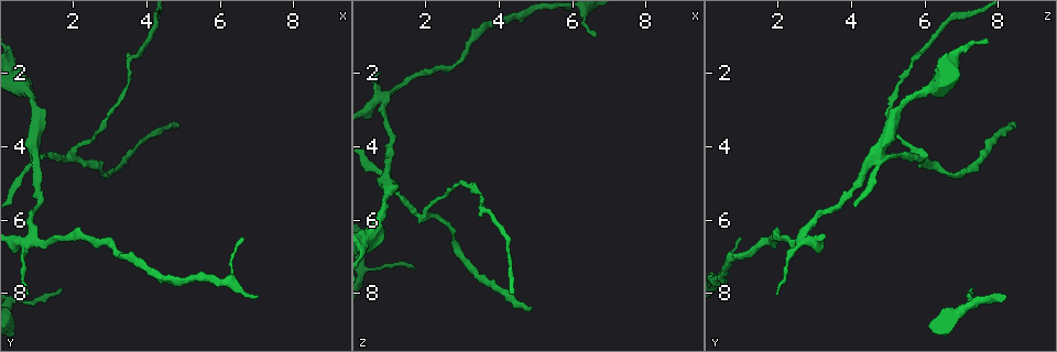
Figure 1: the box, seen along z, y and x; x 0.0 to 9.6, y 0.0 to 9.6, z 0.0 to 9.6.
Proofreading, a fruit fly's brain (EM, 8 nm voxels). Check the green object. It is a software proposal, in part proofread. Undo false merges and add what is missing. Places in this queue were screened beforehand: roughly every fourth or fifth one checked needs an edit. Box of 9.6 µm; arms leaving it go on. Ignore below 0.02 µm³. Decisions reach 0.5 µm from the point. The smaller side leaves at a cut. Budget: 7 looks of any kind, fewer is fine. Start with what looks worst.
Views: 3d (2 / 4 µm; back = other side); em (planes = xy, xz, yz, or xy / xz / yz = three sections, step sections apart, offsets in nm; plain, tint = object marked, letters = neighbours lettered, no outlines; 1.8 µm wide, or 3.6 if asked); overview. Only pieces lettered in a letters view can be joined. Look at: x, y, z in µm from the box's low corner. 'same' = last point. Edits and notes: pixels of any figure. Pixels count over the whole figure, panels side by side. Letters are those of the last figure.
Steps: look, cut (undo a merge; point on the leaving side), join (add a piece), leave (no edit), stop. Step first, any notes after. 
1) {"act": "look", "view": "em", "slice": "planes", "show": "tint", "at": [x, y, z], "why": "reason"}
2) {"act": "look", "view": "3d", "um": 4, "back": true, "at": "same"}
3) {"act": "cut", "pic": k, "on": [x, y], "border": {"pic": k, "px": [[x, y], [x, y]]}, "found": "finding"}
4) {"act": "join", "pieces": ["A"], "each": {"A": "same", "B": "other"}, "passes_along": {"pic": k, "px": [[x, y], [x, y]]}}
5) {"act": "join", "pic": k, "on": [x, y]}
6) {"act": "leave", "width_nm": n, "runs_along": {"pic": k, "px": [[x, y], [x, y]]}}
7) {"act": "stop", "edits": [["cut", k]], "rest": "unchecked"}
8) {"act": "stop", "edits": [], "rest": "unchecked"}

{"act": "look", "view": "3d", "um": 2, "back": true, "at": [0.95, 4.30, 4.70]}

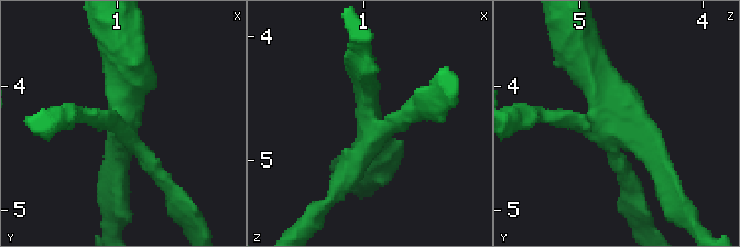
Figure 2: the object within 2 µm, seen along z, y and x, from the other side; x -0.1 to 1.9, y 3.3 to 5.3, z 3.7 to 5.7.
{"act": "look", "view": "em", "slice": "yz", "step": 4, "show": "letters", "at": [0.94, 4.24, 4.74], "arms": 4}

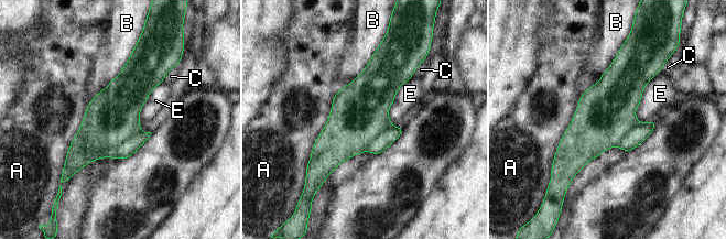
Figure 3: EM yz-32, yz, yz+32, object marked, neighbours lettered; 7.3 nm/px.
{"act": "cut", "pic": 3, "on": [129, 148], "width_nm": 420, "each": {"A": "other", "B": "other", "C": "other", "E": "other"}, "border": {"pic": 3, "px": [[138, 131], [122, 142], [110, 156]]}, "found": "a second neuron is stuck on"}

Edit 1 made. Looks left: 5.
{"act": "look", "view": "overview", "why": "see it whole again"}

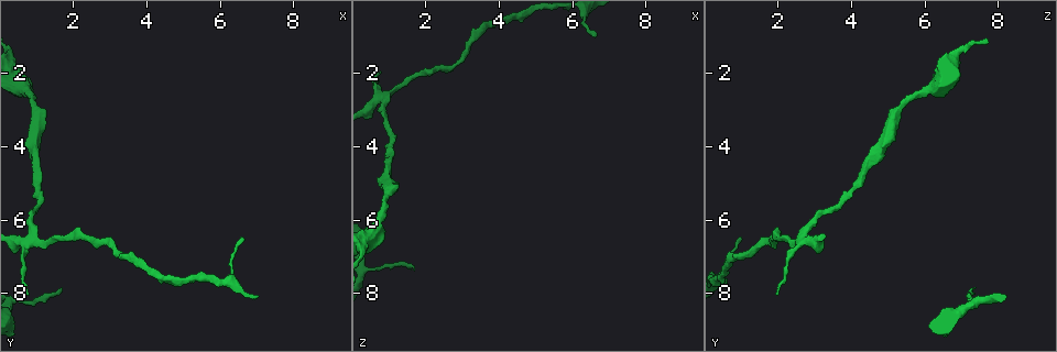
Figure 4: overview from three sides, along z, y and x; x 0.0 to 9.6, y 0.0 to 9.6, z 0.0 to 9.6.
{"act": "look", "view": "3d", "um": 2, "at": [0.85, 6.30, 2.75], "why": "three arms meet"}

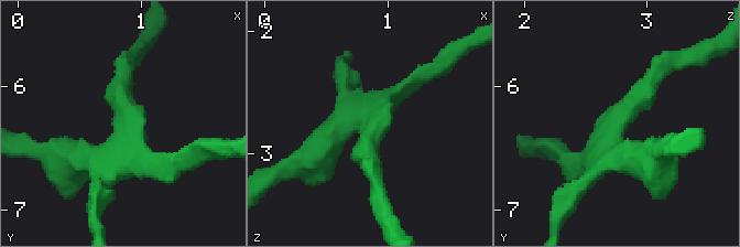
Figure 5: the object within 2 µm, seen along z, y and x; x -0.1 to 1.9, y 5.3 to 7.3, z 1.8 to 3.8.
{"act": "look", "view": "em", "um": 3.6, "slice": "planes", "show": "letters", "at": [0.90, 6.38, 2.70]}

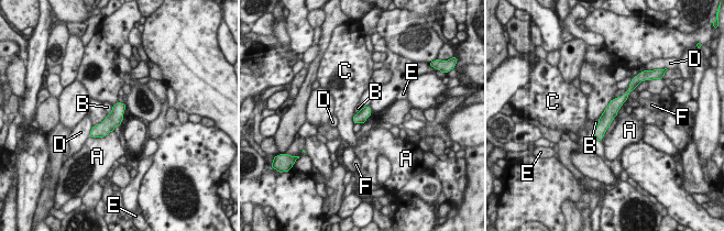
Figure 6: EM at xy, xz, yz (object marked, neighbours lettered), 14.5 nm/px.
{"act": "leave", "each": {"A": "other", "B": "other", "C": "other", "D": "other", "E": "other", "F": "other"}, "runs_along": {"pic": 6, "px": [[623, 98], [611, 110], [598, 136]]}, "found": "all the same neuron"}

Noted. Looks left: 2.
{"act": "stop", "edits": [["cut", 3]], "rest": "unchecked"}

